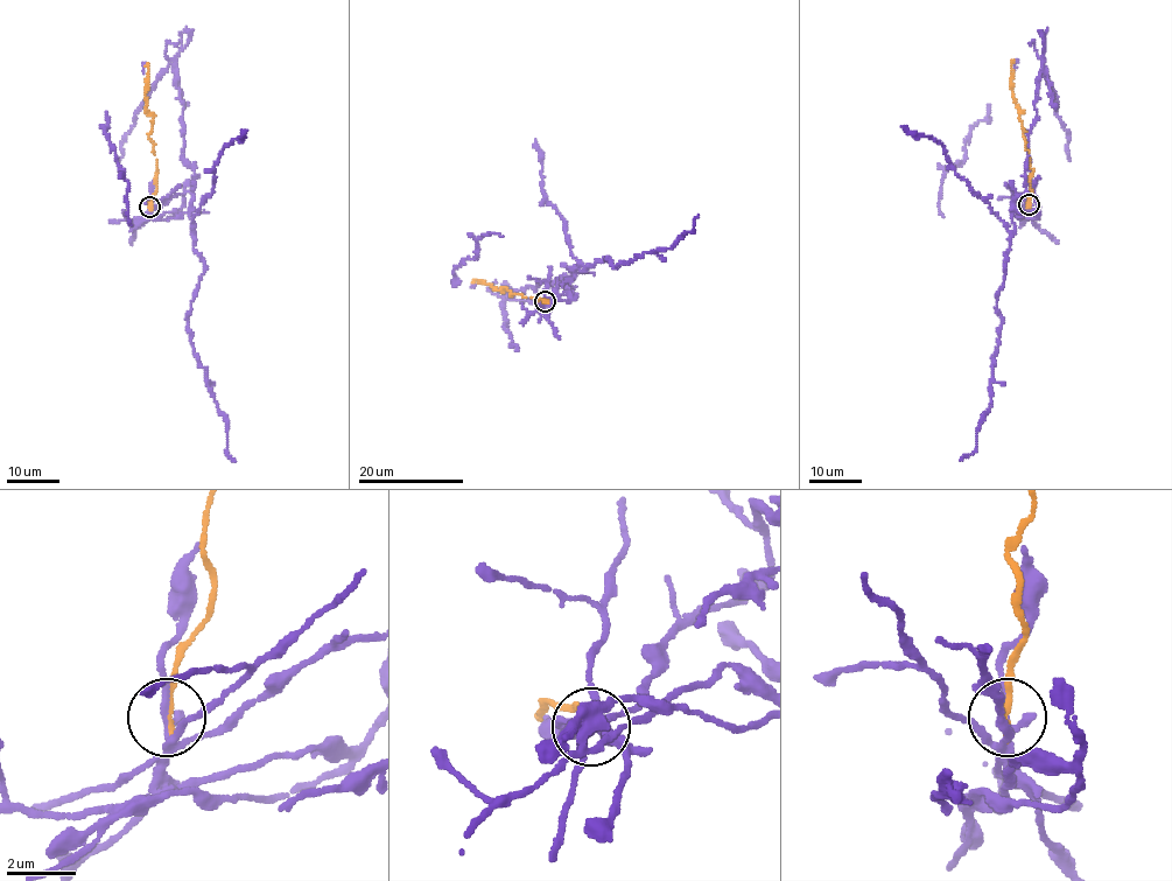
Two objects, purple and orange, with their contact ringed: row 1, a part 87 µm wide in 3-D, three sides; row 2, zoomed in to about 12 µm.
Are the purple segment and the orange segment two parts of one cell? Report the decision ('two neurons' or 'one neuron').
two neurons

